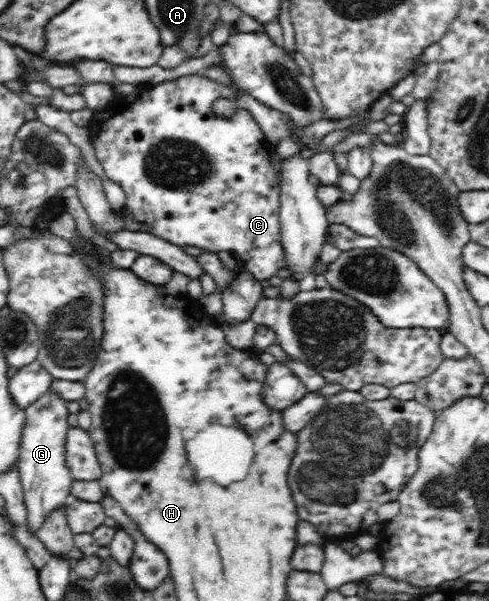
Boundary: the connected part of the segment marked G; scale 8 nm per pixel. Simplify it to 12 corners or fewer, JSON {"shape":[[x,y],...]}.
{"shape":[[66,398],[26,407],[16,467],[33,535],[66,507]]}

